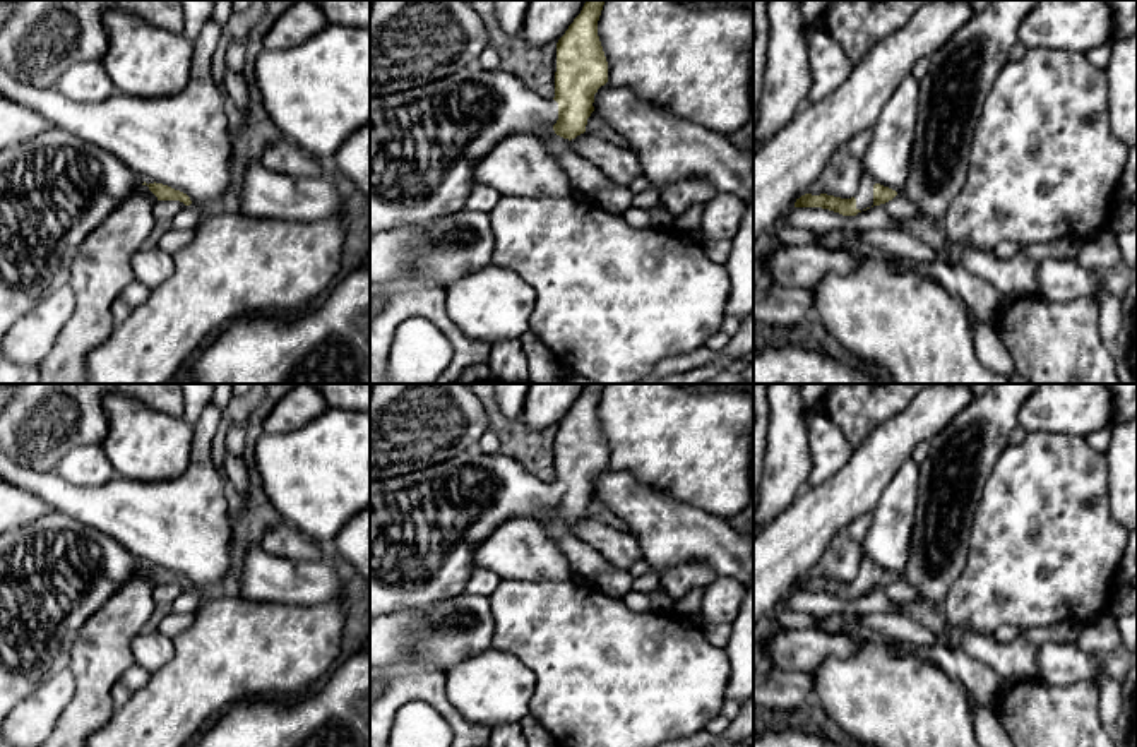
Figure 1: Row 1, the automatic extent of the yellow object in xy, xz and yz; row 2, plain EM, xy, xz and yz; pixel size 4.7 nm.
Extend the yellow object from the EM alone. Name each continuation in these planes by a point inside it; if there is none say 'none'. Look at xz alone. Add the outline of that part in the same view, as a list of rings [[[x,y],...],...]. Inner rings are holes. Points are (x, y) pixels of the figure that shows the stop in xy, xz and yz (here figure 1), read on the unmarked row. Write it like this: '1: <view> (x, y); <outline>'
1: xz (425, 526); [[[476,445],[432,468],[370,481],[370,622],[385,613],[426,608],[464,593],[476,567],[476,548],[514,516],[538,517],[541,507],[555,509],[558,487],[527,473],[515,459],[483,454]]]

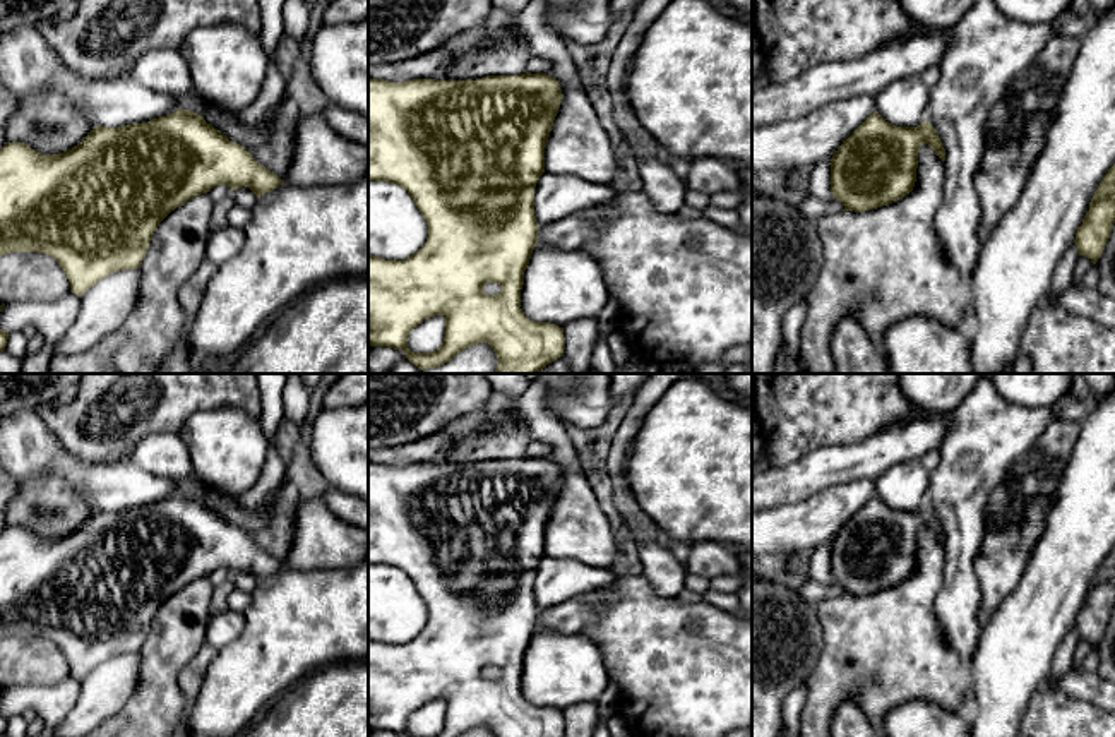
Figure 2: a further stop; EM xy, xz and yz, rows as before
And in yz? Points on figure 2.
none

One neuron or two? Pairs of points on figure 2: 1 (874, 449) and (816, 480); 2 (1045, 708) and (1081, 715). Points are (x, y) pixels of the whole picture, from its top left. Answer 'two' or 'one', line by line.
1: one
2: one

